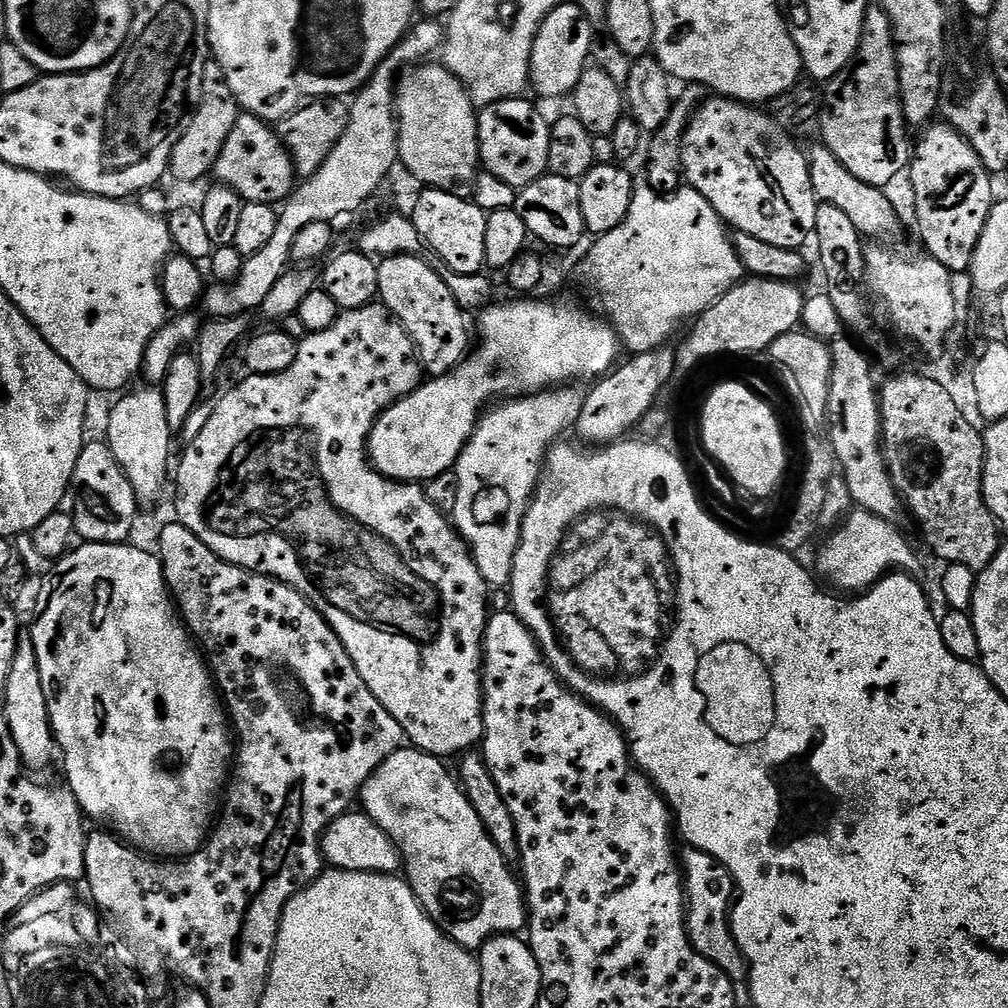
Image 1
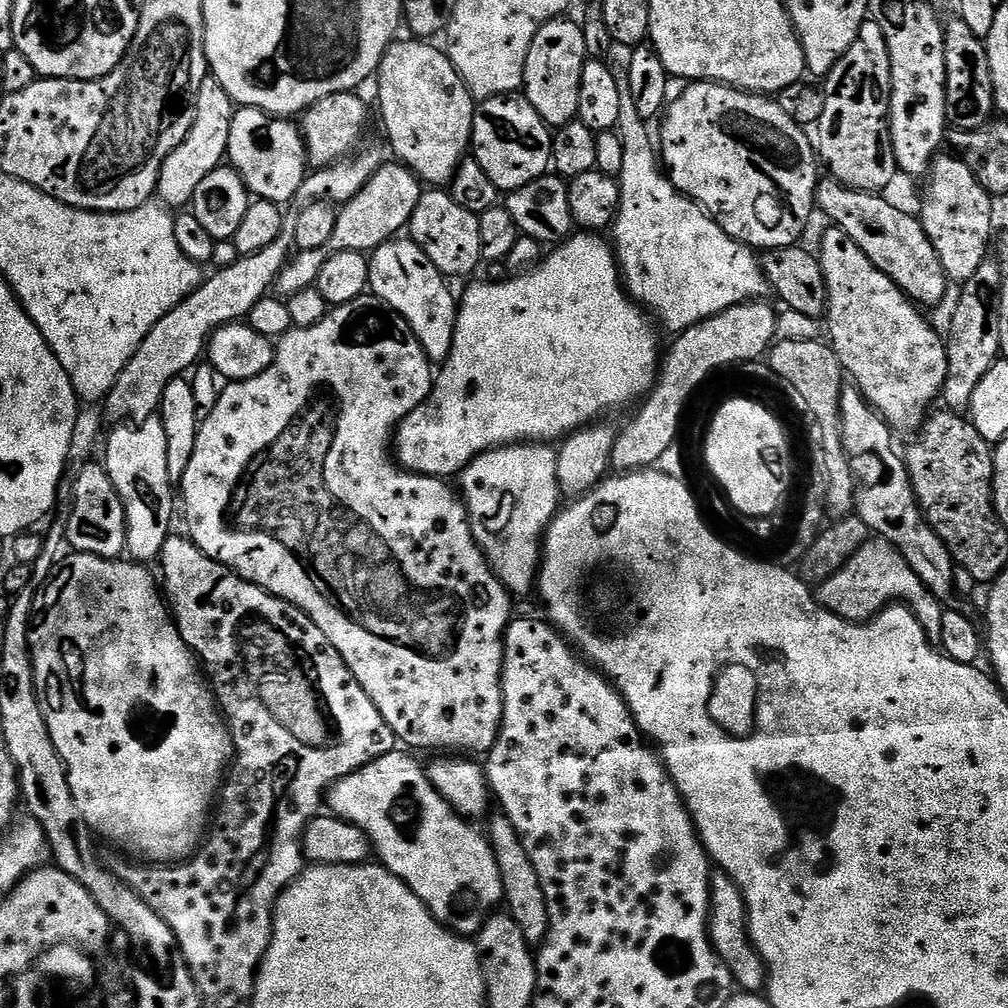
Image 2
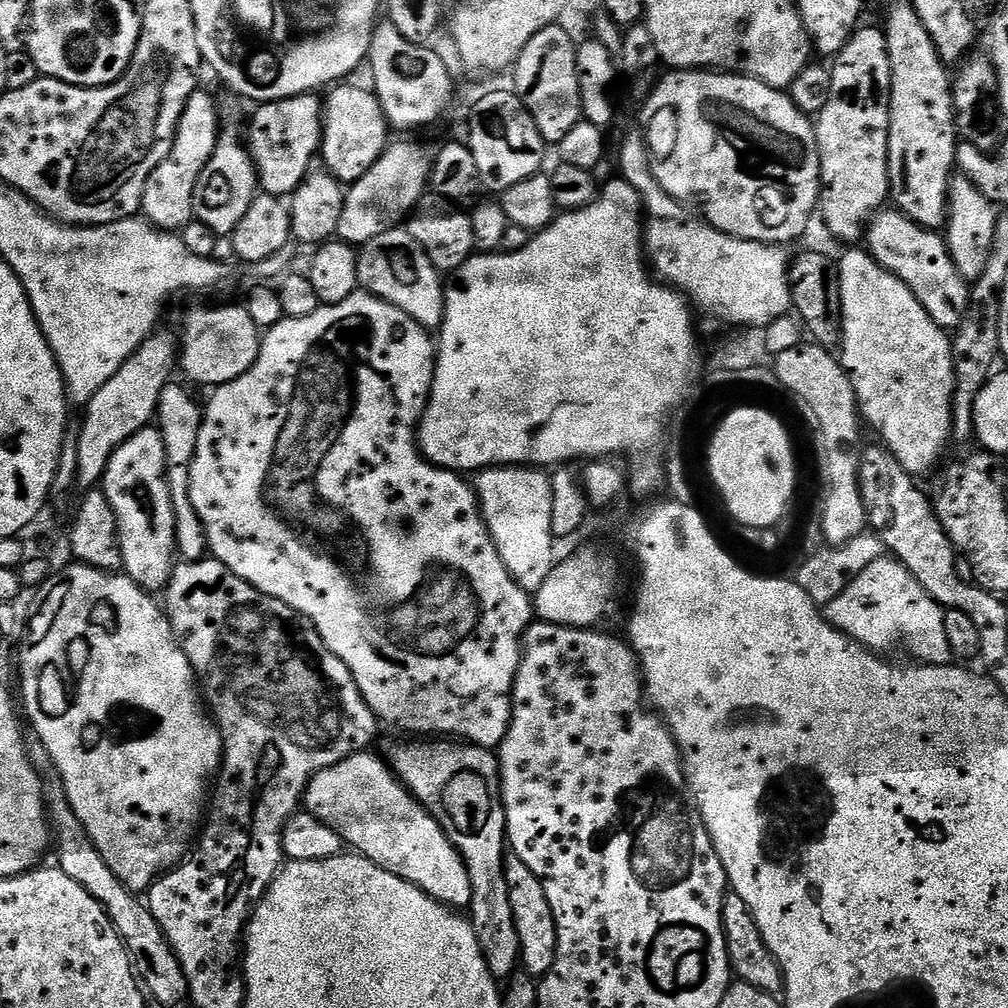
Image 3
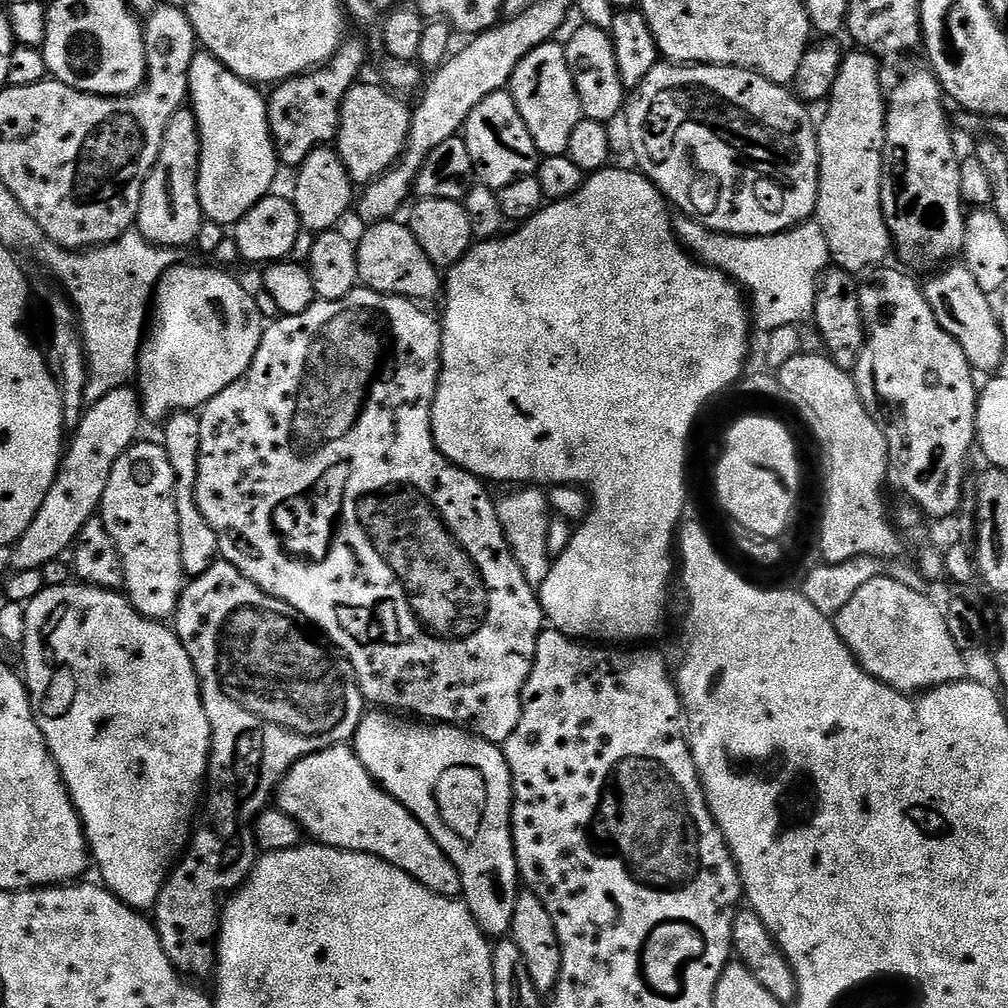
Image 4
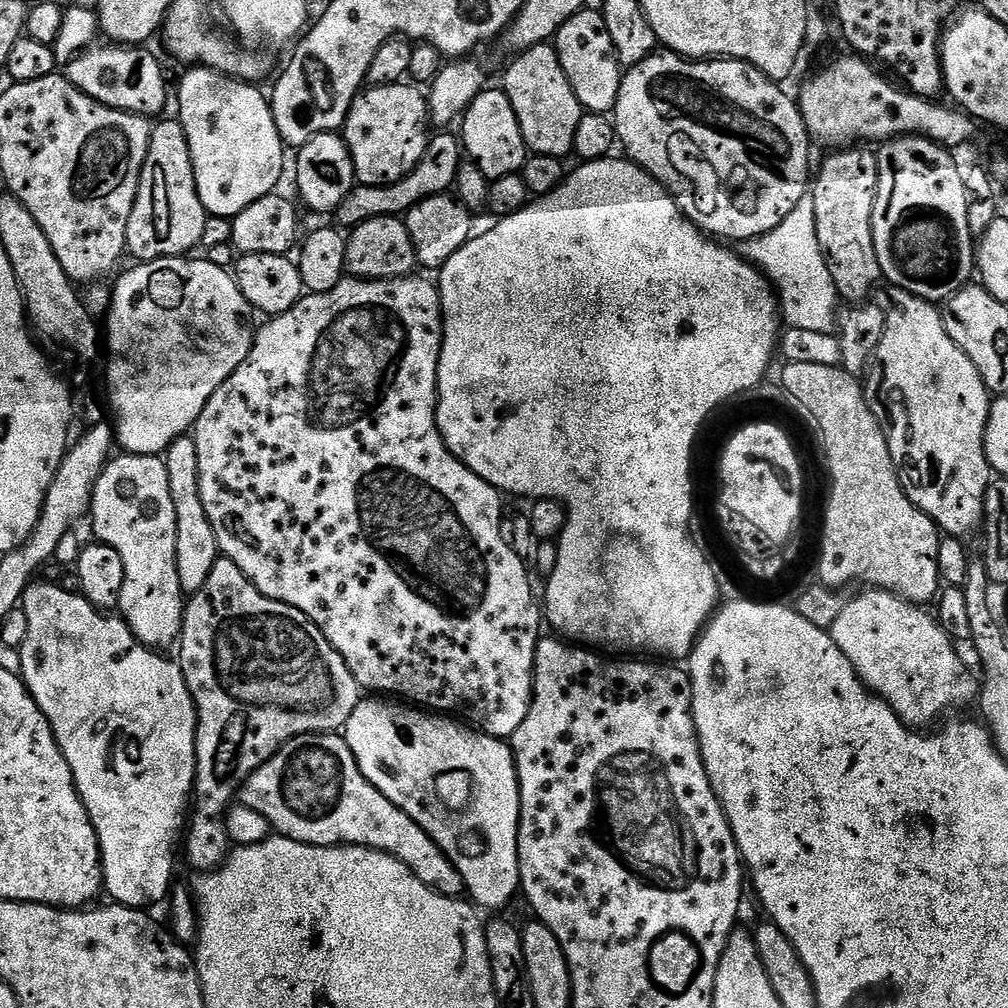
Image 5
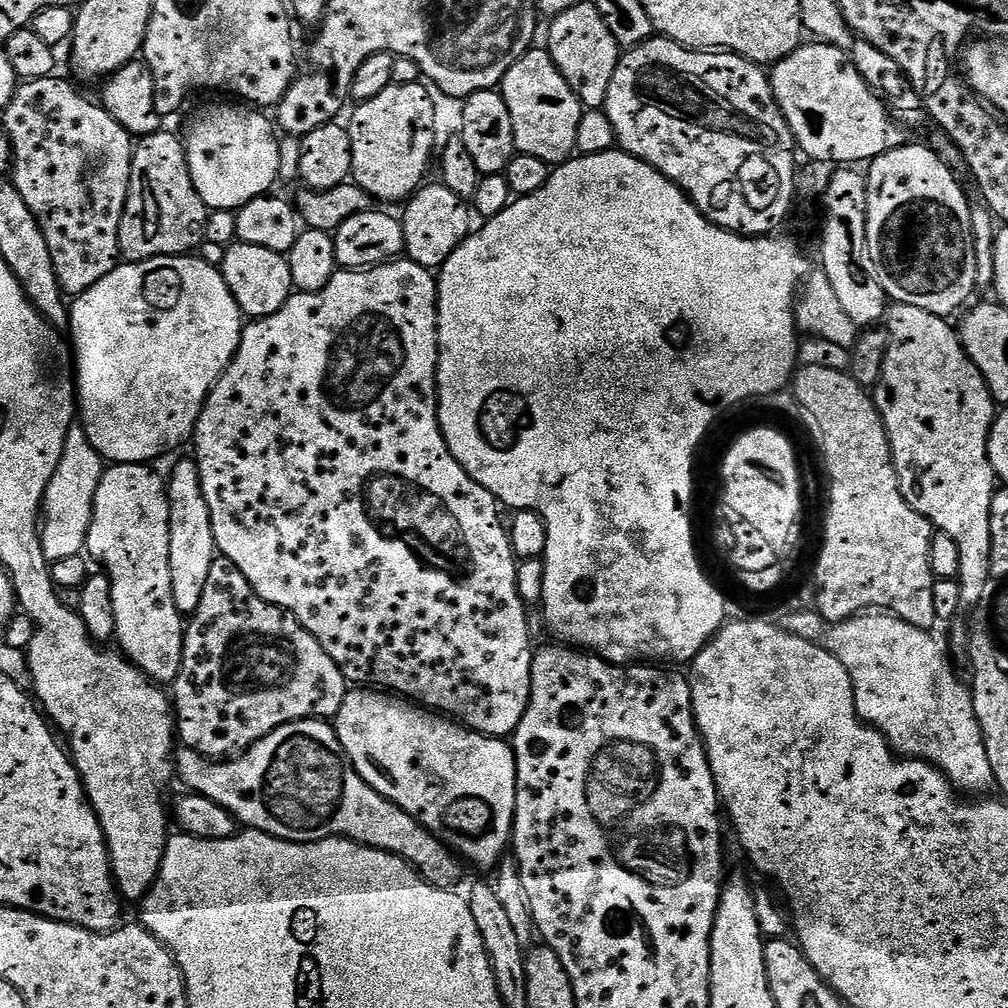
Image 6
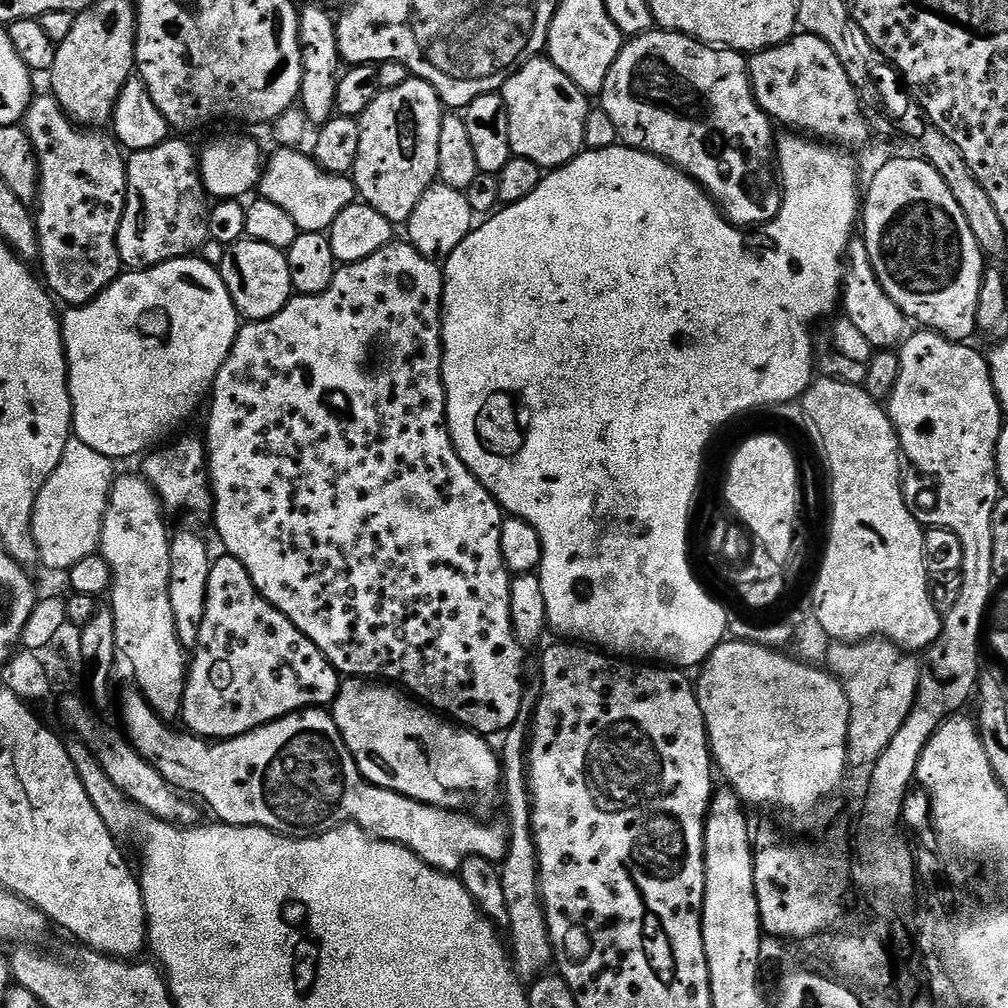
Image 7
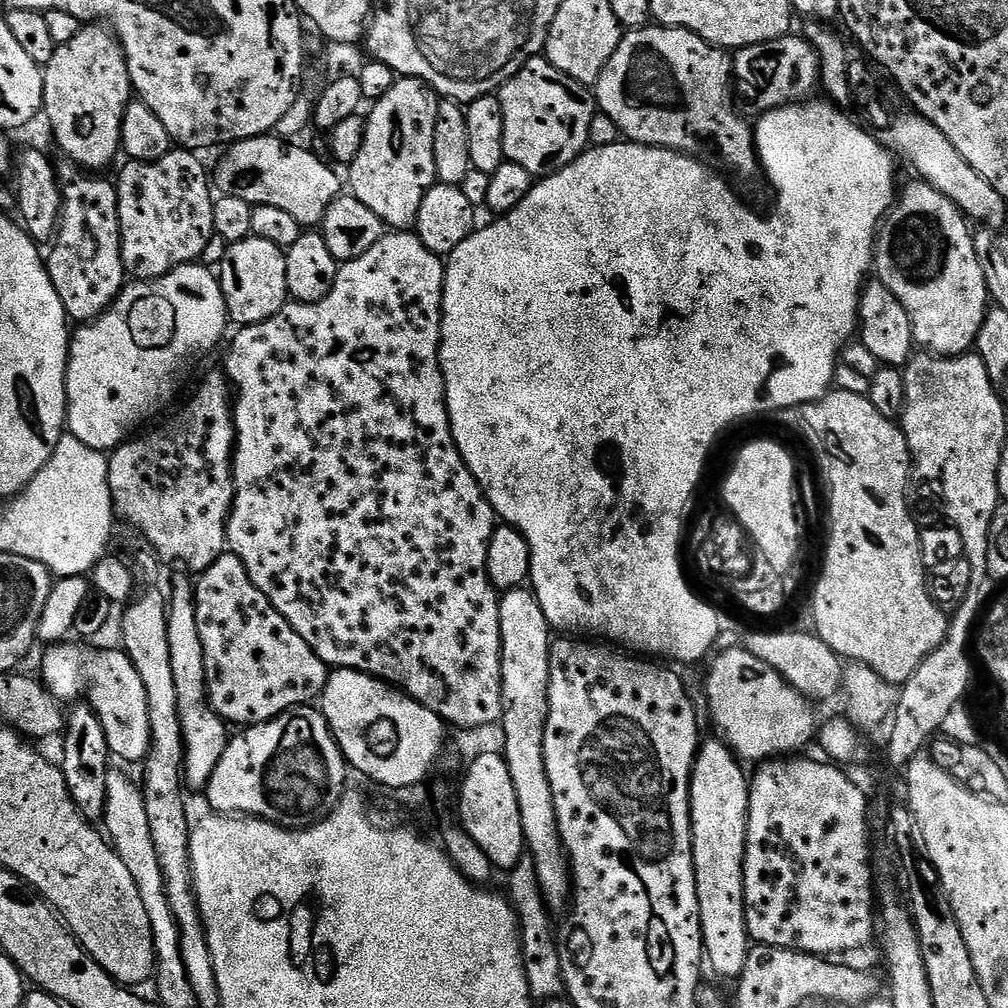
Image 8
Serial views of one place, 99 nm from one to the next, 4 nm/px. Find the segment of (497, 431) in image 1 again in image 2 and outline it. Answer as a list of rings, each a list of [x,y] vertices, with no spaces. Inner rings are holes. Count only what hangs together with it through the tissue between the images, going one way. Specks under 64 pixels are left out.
[[[544,442],[505,444],[480,453],[468,463],[462,473],[462,499],[468,510],[468,520],[472,524],[474,538],[484,551],[484,557],[492,565],[496,577],[516,598],[537,587],[544,534],[558,511],[558,505],[561,503],[559,500],[562,500],[560,484],[556,480],[556,453],[555,447]]]

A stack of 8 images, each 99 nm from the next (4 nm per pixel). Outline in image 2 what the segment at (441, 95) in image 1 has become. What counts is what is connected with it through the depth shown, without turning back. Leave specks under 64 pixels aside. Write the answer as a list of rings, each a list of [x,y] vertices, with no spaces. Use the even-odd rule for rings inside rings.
[[[397,38],[380,63],[380,116],[384,119],[384,132],[392,143],[392,152],[397,161],[403,164],[428,186],[451,185],[461,160],[469,155],[472,142],[472,127],[476,104],[472,91],[464,85],[464,80],[454,70],[447,51],[435,48],[435,43],[424,38]]]

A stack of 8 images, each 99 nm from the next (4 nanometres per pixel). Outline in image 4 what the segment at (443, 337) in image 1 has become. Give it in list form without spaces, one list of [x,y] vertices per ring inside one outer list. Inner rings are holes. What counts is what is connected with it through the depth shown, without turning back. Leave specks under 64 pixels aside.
[[[386,219],[373,223],[368,233],[356,244],[356,274],[363,287],[375,292],[385,292],[387,296],[405,296],[407,300],[428,302],[431,296],[439,297],[442,292],[442,276],[436,265],[426,258],[422,246],[418,246],[418,238],[414,238],[411,227],[407,223],[395,224],[395,219]]]

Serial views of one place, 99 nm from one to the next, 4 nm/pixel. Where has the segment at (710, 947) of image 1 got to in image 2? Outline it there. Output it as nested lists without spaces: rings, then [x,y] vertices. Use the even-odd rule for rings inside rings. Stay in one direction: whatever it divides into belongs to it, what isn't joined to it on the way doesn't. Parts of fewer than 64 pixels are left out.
[[[723,870],[712,874],[712,903],[708,917],[708,937],[714,950],[720,955],[721,962],[730,970],[733,985],[744,994],[760,994],[768,986],[768,968],[758,950],[752,944],[752,935],[748,933],[748,903],[744,900],[744,891],[735,880]]]

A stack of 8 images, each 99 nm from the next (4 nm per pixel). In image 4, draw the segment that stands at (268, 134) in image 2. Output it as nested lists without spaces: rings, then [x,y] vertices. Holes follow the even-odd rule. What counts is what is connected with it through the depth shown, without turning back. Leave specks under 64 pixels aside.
[[[348,38],[327,64],[271,89],[272,96],[267,97],[268,120],[281,165],[289,164],[292,170],[299,169],[301,162],[315,148],[331,145],[335,141],[340,130],[340,107],[353,84],[361,79],[363,68],[364,48],[358,41]]]

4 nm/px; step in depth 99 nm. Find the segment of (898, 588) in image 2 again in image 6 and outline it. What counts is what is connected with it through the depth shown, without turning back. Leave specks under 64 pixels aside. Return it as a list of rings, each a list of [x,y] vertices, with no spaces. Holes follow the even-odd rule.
[[[876,610],[833,623],[822,644],[852,676],[856,713],[861,721],[883,733],[895,753],[928,761],[961,793],[991,793],[988,791],[993,791],[995,774],[986,754],[982,726],[975,717],[972,689],[952,673],[943,646],[932,634]]]

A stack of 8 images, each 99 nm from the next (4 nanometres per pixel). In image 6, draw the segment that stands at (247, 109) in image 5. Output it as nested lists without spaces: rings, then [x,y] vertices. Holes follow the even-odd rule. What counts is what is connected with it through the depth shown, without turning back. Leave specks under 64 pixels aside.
[[[238,106],[214,107],[186,136],[185,152],[191,180],[211,211],[237,211],[254,198],[267,195],[274,182],[279,181],[280,140],[273,121],[257,109]]]

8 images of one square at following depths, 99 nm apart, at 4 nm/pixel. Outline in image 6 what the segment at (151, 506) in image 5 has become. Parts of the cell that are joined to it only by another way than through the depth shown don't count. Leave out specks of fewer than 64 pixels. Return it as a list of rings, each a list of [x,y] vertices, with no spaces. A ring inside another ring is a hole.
[[[112,464],[105,467],[104,476],[94,498],[92,521],[88,531],[86,552],[93,561],[105,564],[112,580],[115,643],[119,651],[131,660],[149,680],[160,686],[175,685],[184,657],[185,617],[174,602],[174,586],[170,582],[170,500],[165,477],[148,464]]]

